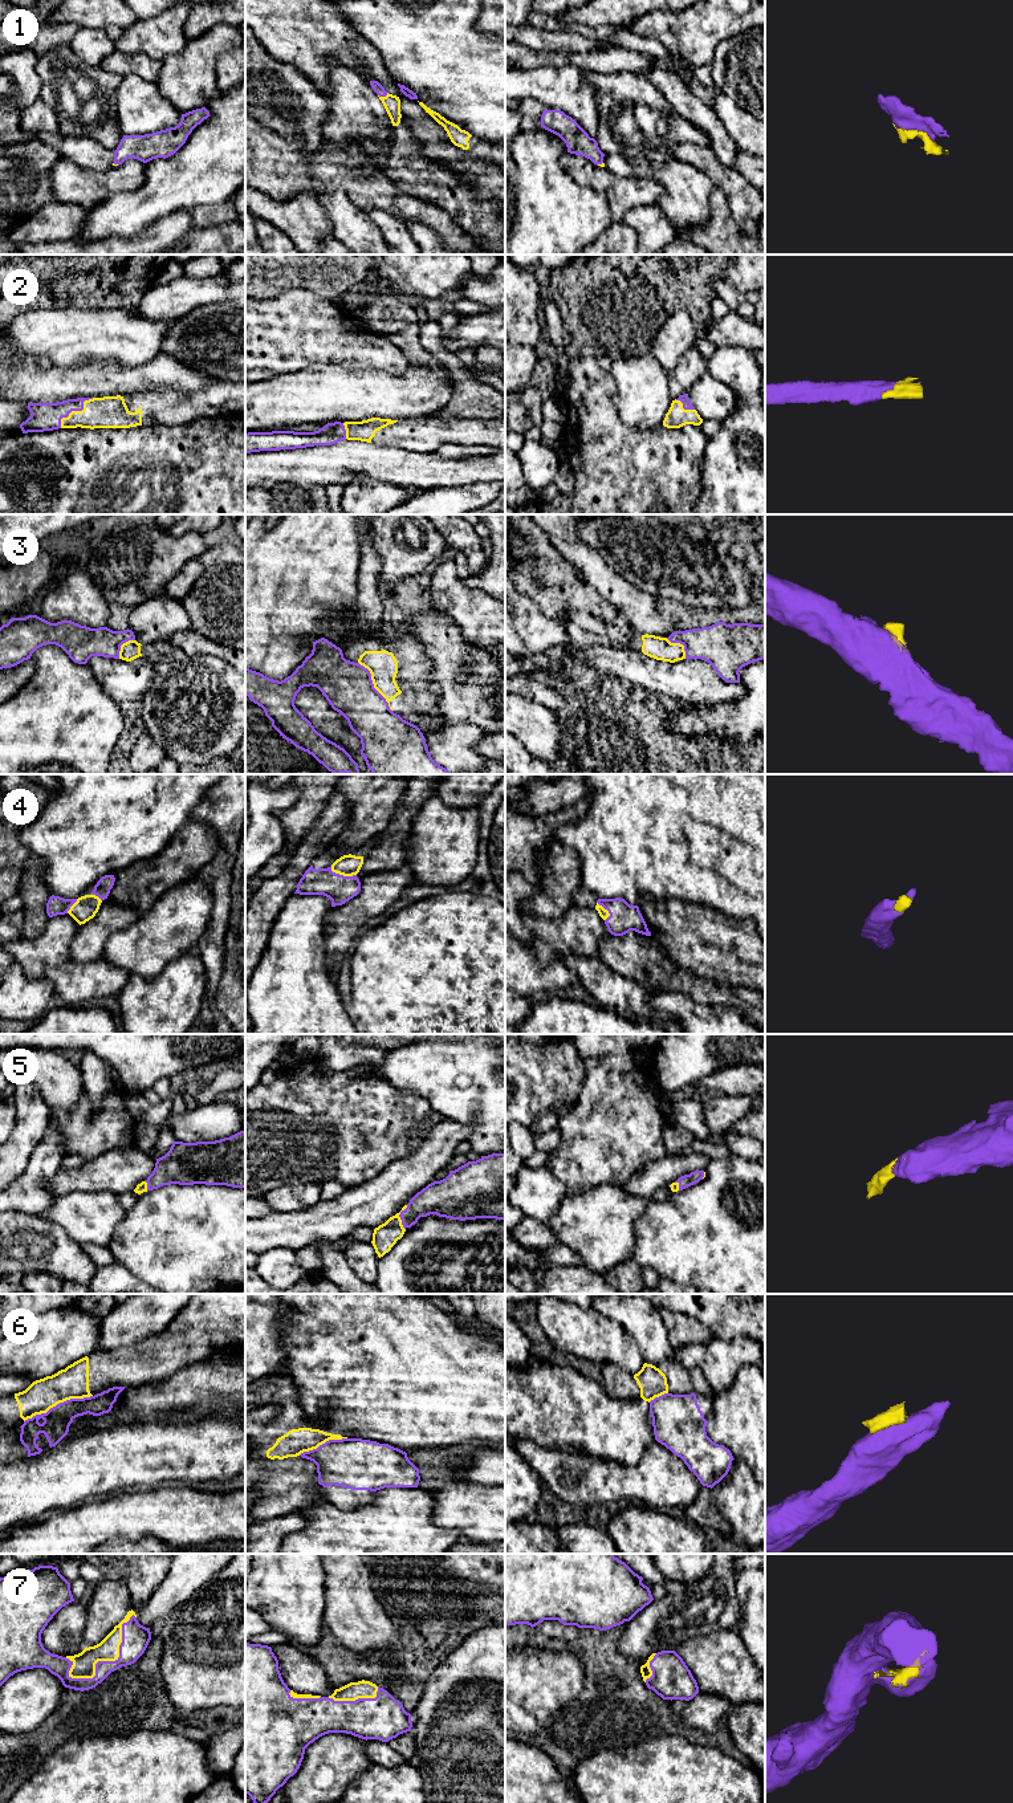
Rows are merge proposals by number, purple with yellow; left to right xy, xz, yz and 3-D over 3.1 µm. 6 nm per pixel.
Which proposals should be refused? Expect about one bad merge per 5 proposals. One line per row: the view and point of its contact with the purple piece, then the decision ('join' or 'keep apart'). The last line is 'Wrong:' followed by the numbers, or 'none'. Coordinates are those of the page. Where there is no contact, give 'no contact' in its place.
1: contact xz (382, 96); join
2: contact xy (76, 410); join
3: contact xz (373, 686); keep apart
4: contact xz (342, 875); join
5: contact xz (399, 1216); join
6: contact xy (57, 1404); keep apart
7: contact xy (110, 1661); join
Wrong: 3, 6

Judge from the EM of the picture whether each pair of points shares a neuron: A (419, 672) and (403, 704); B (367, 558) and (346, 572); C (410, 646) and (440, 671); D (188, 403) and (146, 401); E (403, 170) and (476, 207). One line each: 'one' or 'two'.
A: one
B: two
C: two
D: one
E: one

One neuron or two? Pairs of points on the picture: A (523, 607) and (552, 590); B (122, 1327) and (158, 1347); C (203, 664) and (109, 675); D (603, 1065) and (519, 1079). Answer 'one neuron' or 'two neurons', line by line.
A: two neurons
B: two neurons
C: two neurons
D: two neurons

